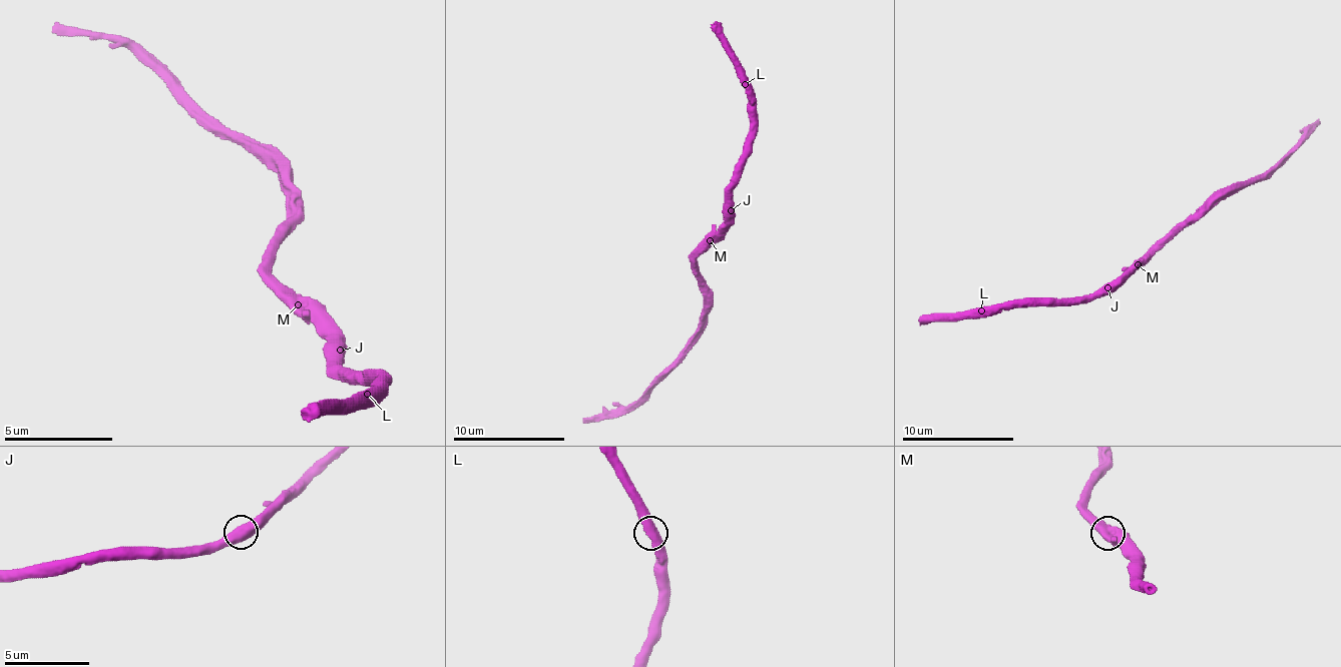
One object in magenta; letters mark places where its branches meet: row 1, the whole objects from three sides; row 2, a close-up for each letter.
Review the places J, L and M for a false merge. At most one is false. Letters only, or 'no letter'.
no letter

